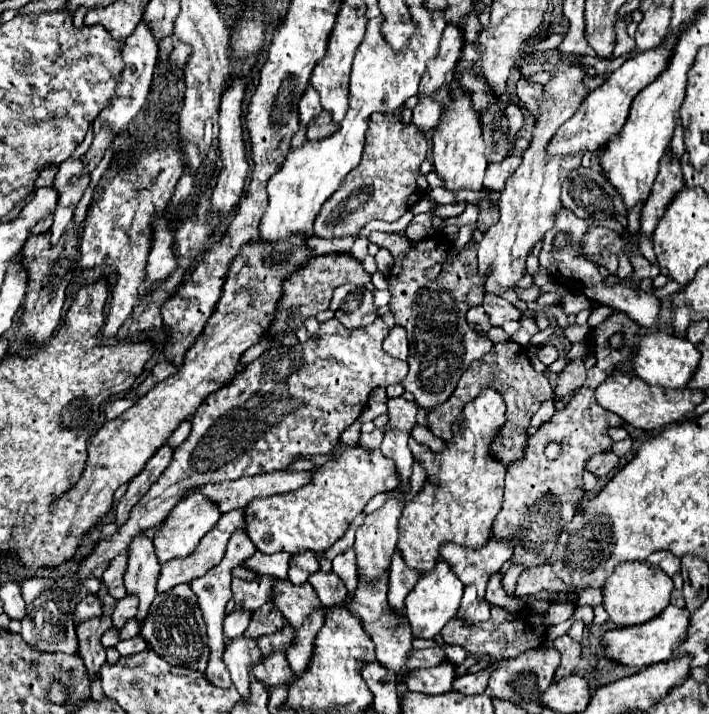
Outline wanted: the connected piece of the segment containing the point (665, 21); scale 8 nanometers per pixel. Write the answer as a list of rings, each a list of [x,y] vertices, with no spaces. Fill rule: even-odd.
[[[652,5],[646,13],[644,19],[638,25],[636,31],[636,51],[648,51],[656,45],[662,43],[662,39],[668,33],[670,27],[670,17],[672,9],[666,5]]]

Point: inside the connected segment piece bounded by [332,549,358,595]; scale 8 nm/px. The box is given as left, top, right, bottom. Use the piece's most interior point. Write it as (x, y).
(345, 563)

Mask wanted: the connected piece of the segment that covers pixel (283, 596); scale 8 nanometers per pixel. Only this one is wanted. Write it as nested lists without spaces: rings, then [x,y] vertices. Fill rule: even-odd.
[[[278,579],[274,583],[272,591],[274,591],[272,601],[276,603],[276,607],[280,607],[284,617],[294,627],[300,627],[300,623],[304,623],[306,615],[310,615],[316,607],[322,607],[322,603],[320,603],[320,599],[316,599],[316,593],[312,591],[310,583],[292,585],[292,583],[288,583],[288,579]]]

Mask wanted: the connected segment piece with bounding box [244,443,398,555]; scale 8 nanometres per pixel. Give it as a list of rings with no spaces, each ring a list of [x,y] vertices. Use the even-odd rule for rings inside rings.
[[[338,443],[332,451],[334,459],[316,467],[312,471],[310,483],[306,483],[304,487],[290,491],[290,493],[282,493],[282,495],[274,495],[274,497],[266,497],[266,499],[252,499],[246,507],[244,507],[244,515],[246,515],[246,533],[252,539],[254,547],[266,555],[272,553],[292,553],[292,551],[314,551],[314,553],[324,553],[328,551],[342,535],[344,531],[350,527],[352,519],[356,515],[362,513],[362,509],[366,507],[366,503],[376,495],[376,493],[384,493],[384,491],[392,491],[398,483],[396,483],[396,473],[394,473],[394,463],[392,459],[384,457],[378,449],[376,451],[366,451],[360,445],[350,447],[344,443]]]

